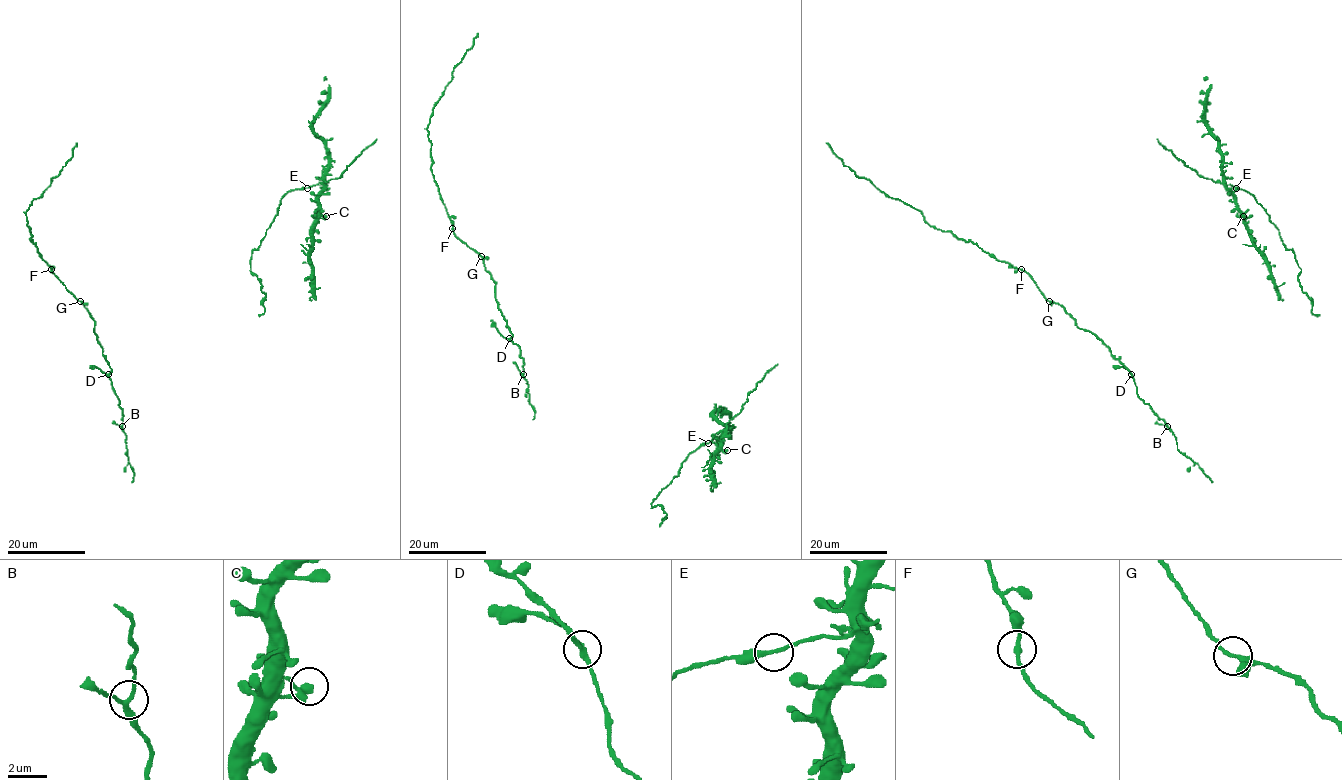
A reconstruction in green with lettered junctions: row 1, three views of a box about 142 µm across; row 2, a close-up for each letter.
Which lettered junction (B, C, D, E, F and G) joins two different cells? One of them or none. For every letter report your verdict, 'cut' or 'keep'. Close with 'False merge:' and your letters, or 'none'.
B: keep
C: keep
D: keep
E: keep
F: keep
G: keep
False merge: none

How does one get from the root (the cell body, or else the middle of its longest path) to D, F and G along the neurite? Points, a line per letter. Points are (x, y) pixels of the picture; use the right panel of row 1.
D: (1176, 437), (1139, 397), (1131, 374)
F: (1176, 437), (1139, 397), (1131, 373), (1111, 350), (1093, 334), (1081, 329), (1062, 307), (1048, 301), (1021, 270)
G: (1176, 437), (1139, 397), (1131, 373), (1111, 350), (1093, 334), (1081, 329), (1062, 307), (1048, 301)

